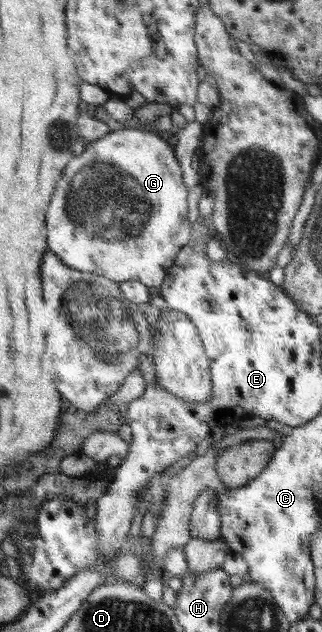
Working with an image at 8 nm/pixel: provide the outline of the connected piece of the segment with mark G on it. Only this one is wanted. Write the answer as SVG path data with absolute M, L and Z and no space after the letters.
M140 129L111 131L98 141L88 144L87 149L80 155L74 155L70 163L63 169L63 174L57 181L48 209L46 209L46 243L49 252L55 254L62 262L78 271L92 272L119 283L138 280L148 287L158 288L167 276L168 269L174 264L177 254L191 239L190 231L192 231L192 224L188 222L187 188L186 185L183 185L183 173L174 156L175 151L160 136L152 132L140 131Z

